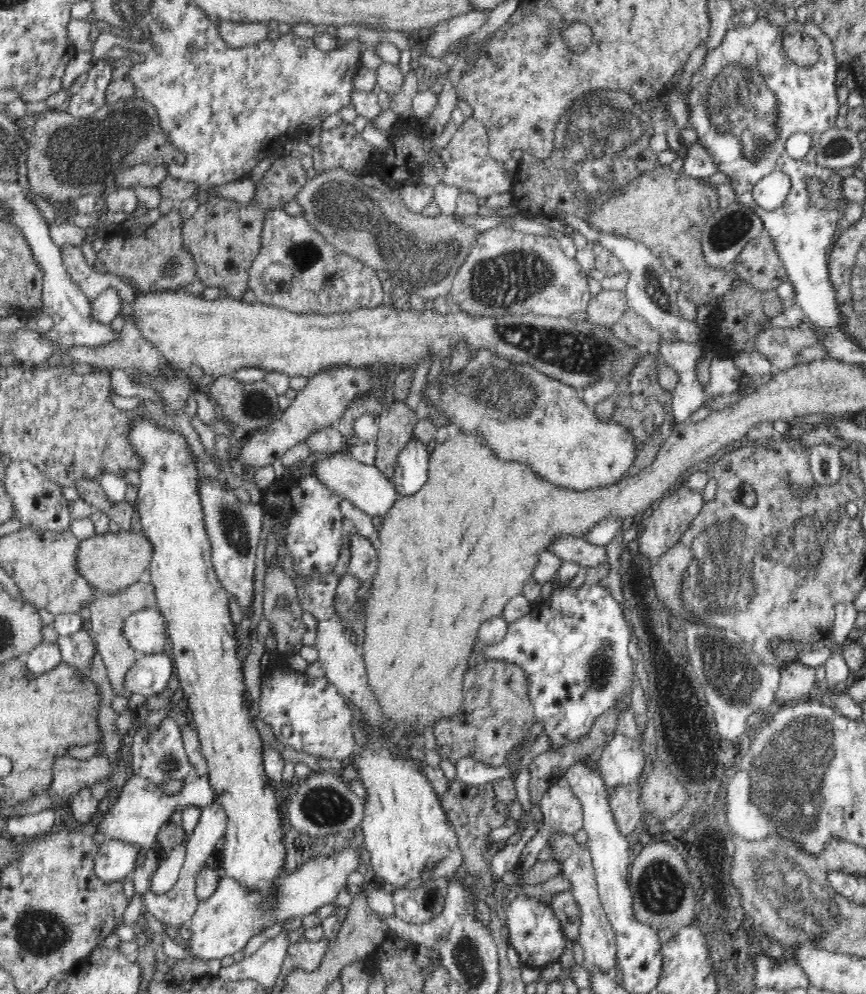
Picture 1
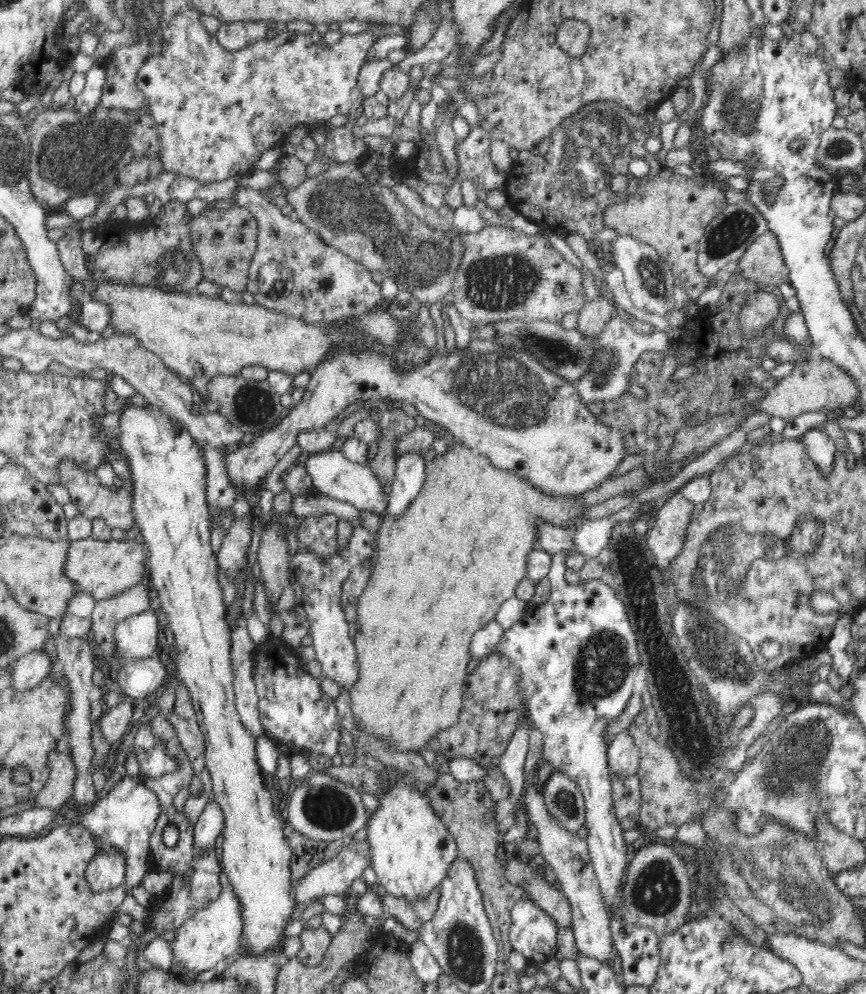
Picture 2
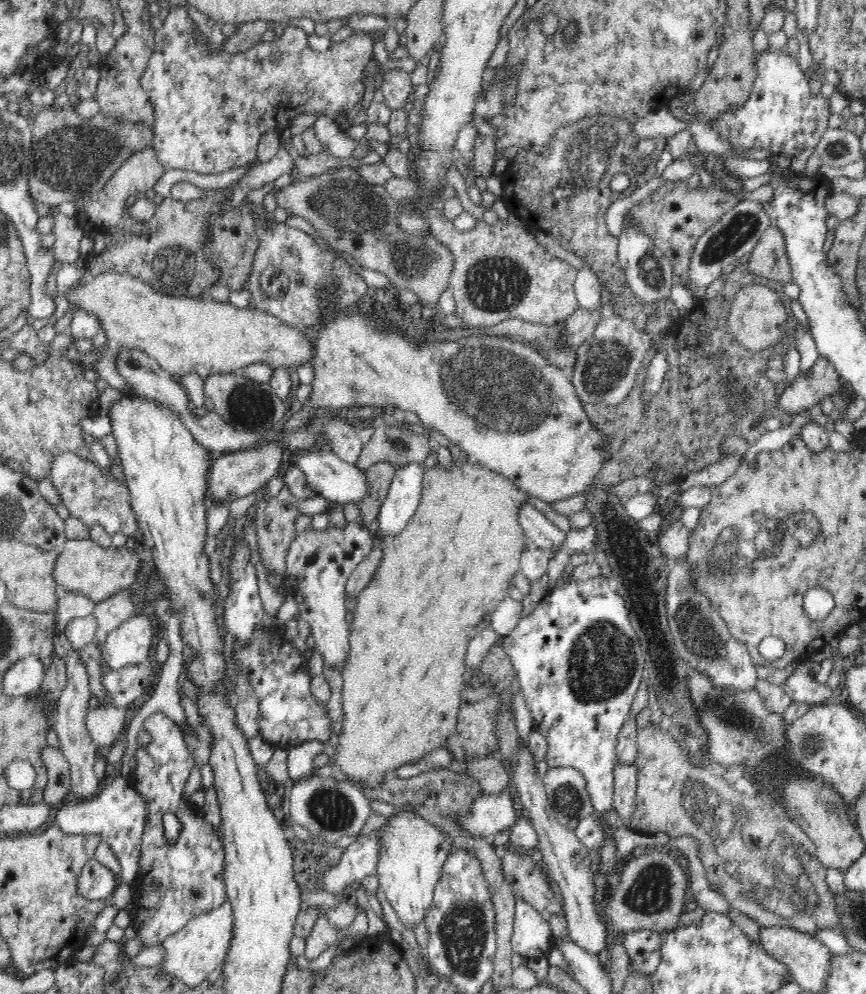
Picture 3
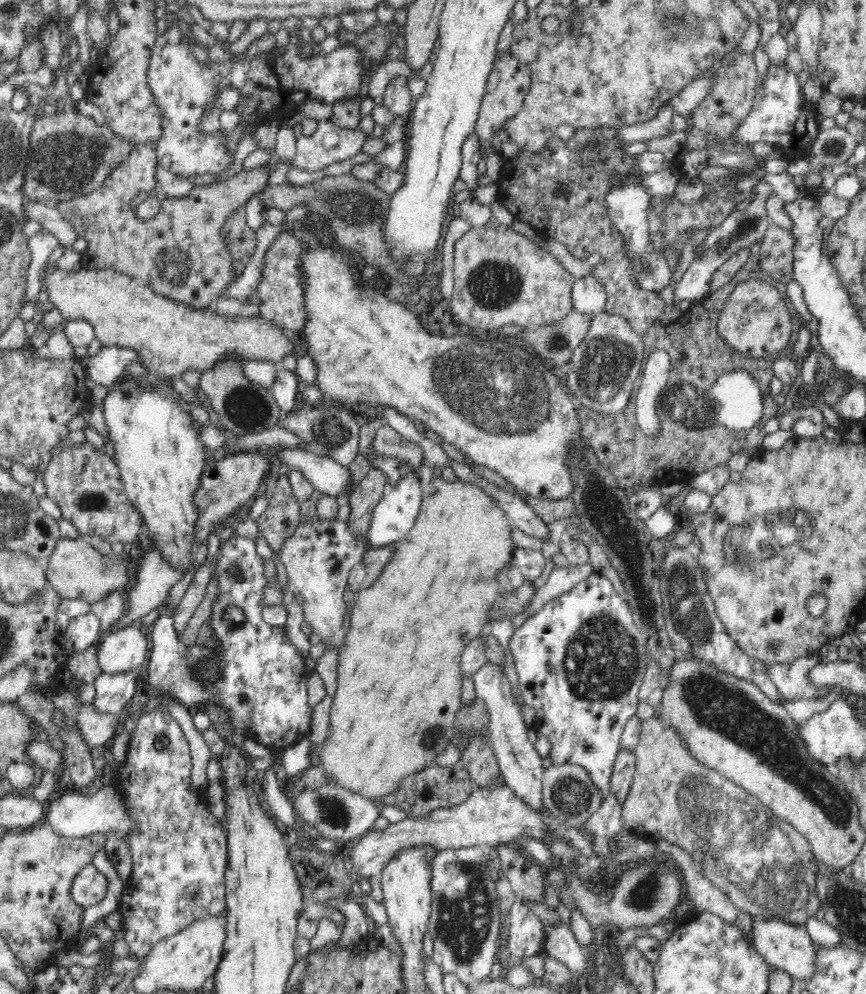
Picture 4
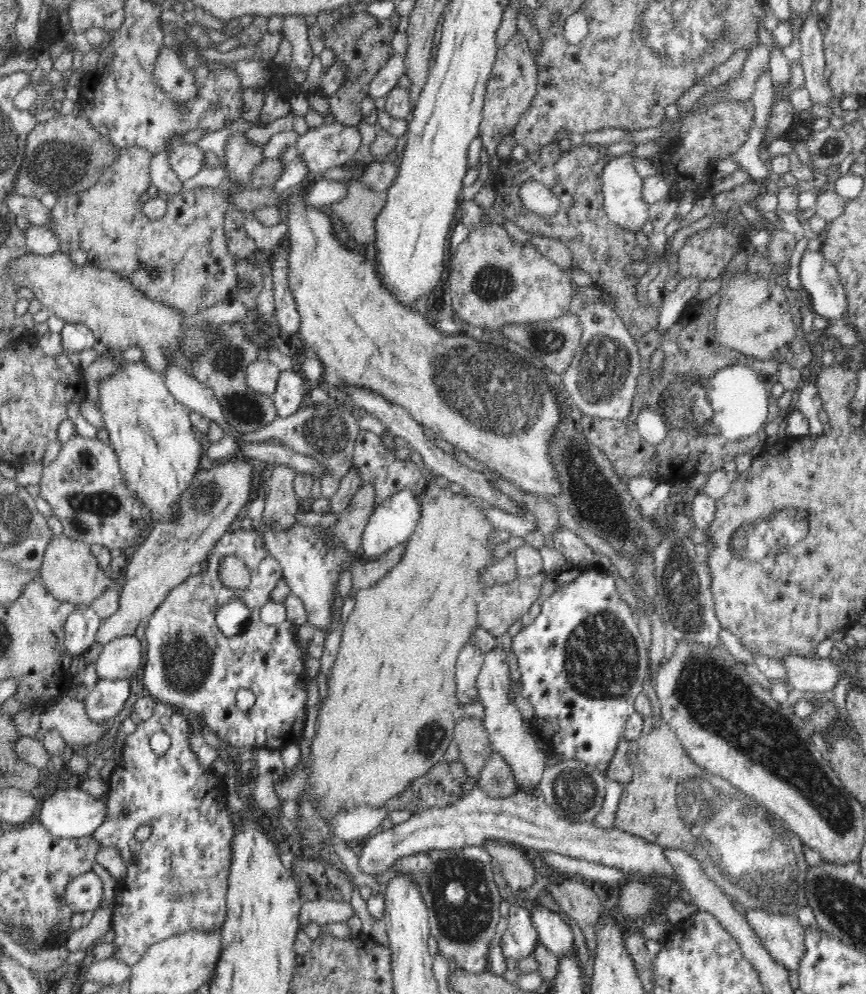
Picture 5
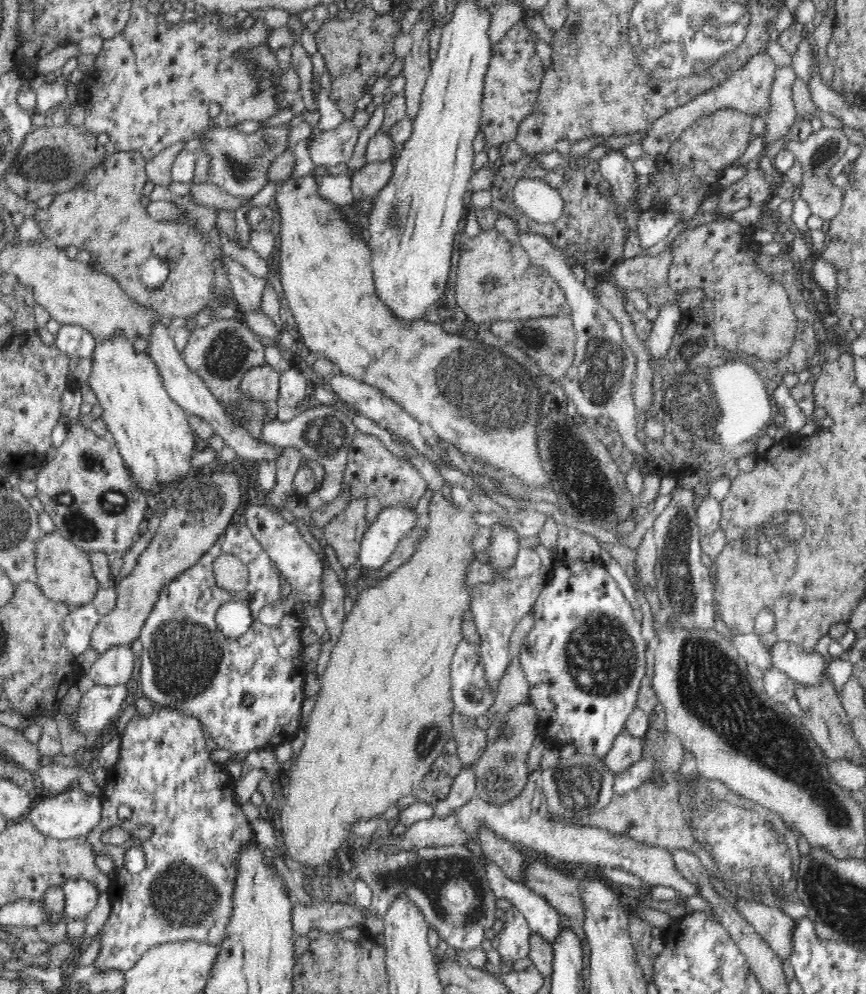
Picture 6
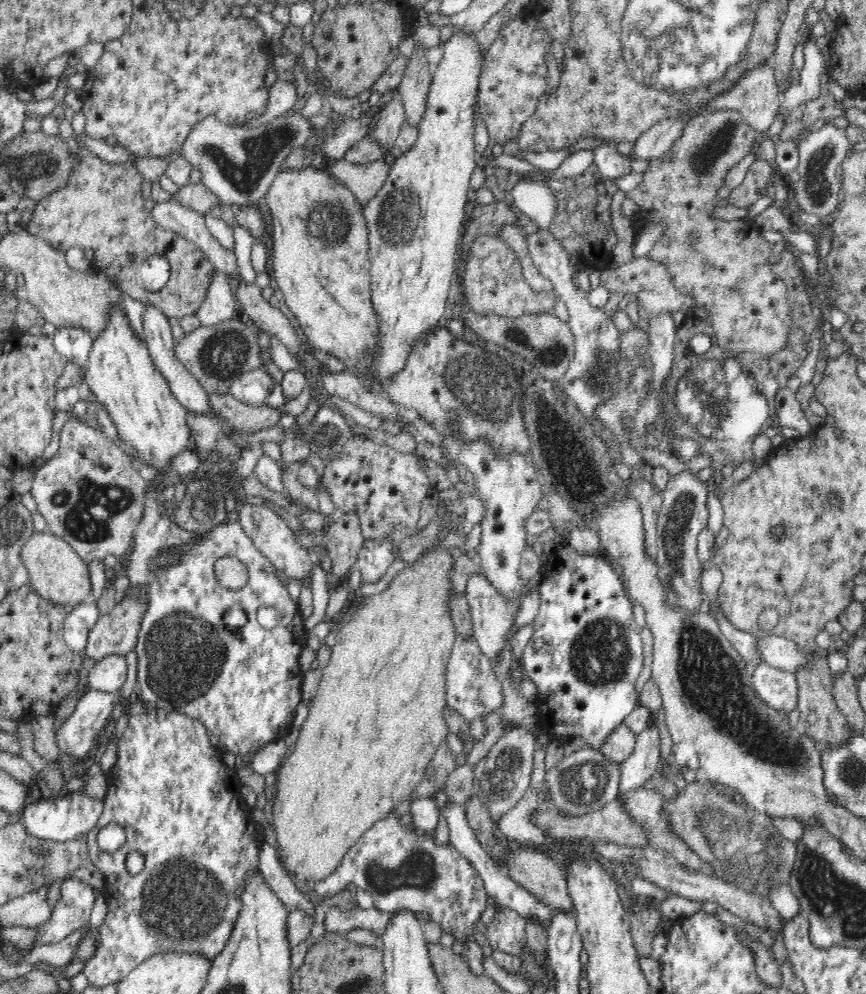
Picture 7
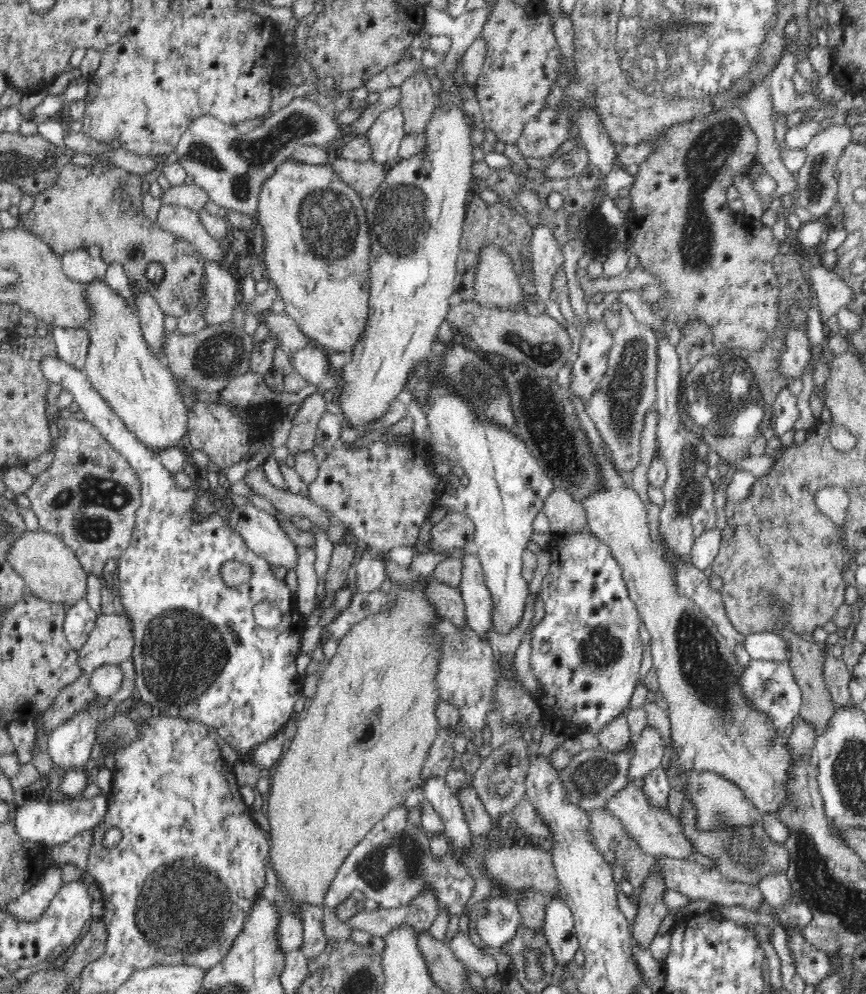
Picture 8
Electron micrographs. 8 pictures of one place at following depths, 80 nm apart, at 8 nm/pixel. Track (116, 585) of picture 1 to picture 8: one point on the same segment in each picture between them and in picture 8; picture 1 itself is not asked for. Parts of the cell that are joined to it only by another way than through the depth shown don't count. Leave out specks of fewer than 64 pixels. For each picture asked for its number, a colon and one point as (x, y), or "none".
2: (103, 569)
3: (82, 566)
4: (76, 570)
5: (69, 571)
6: (64, 572)
7: (58, 574)
8: (51, 571)

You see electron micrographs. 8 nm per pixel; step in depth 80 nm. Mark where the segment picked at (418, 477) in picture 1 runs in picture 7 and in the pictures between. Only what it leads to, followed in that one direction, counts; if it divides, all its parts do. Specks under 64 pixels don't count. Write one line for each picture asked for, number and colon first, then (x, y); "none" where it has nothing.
2: (410, 472)
3: (403, 497)
4: (395, 514)
5: (393, 521)
6: (381, 538)
7: (375, 556)

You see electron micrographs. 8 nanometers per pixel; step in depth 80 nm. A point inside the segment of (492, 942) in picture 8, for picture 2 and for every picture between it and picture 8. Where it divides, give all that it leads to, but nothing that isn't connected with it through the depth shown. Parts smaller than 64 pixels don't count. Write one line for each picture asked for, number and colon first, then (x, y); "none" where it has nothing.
2: (532, 932)
3: (531, 937)
4: (526, 934)
5: (519, 939)
6: (512, 942)
7: (506, 931)

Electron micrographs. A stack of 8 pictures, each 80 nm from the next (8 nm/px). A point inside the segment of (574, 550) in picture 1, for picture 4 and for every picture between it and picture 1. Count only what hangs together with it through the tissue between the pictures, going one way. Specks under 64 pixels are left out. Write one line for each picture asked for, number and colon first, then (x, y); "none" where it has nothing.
2: (553, 539)
3: (540, 531)
4: (521, 516)

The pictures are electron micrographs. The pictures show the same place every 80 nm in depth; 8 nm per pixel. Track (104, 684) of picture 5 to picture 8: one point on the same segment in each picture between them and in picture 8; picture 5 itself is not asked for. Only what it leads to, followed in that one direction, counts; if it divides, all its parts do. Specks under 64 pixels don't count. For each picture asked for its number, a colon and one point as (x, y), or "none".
6: (98, 706)
7: (76, 736)
8: (69, 745)

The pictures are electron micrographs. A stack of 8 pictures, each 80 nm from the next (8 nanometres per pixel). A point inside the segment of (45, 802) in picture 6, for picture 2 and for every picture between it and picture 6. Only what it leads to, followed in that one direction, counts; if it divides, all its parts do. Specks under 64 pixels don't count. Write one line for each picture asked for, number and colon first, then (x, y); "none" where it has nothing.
2: (124, 818)
3: (118, 813)
4: (73, 814)
5: (73, 812)

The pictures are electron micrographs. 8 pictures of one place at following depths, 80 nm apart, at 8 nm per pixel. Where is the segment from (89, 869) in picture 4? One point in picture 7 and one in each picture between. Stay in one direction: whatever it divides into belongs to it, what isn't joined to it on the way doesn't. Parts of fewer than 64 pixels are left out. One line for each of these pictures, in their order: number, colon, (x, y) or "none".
5: (85, 892)
6: (81, 896)
7: (72, 911)

